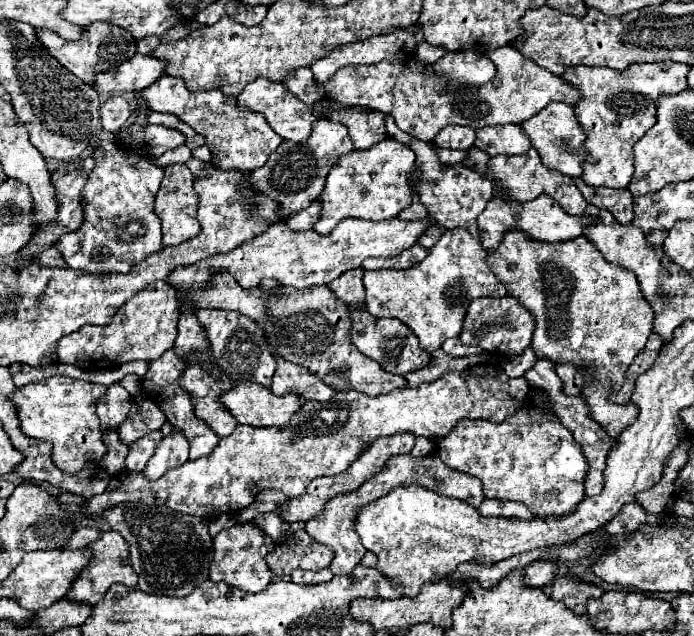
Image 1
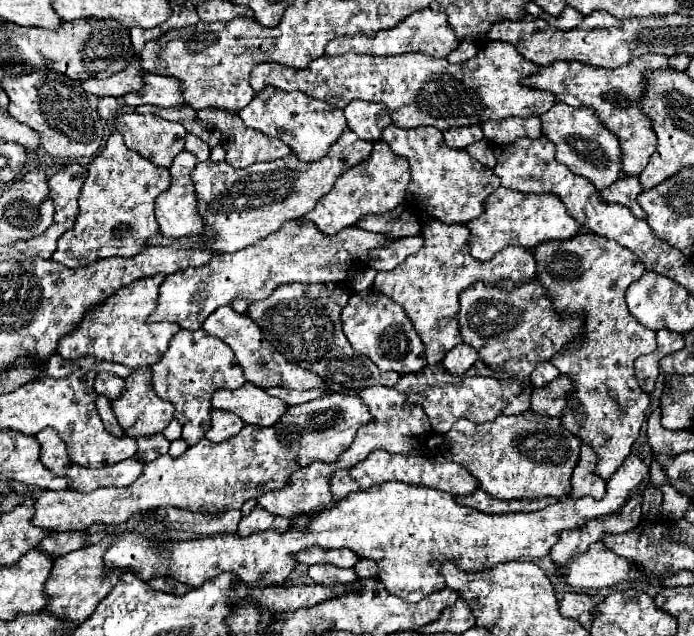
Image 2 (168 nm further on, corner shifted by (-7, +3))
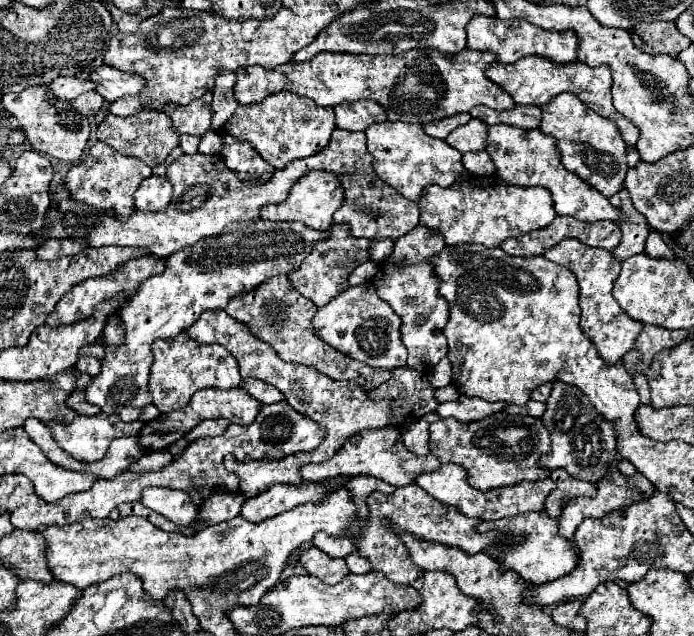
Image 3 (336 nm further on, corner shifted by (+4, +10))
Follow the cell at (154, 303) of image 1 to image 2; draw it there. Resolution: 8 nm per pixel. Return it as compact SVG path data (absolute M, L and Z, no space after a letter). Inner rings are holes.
M155 275L149 279L139 279L119 289L119 293L111 295L91 315L85 315L85 319L73 333L65 335L59 341L57 353L71 361L87 355L103 357L105 361L123 363L133 369L153 365L159 357L163 357L171 337L181 329L177 323L149 323L149 315L157 307L159 285L163 279L165 279L163 275Z

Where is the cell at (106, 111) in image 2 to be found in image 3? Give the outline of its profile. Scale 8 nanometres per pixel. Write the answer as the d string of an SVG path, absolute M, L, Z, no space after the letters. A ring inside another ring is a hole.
M92 90L92 92L86 92L86 94L78 96L78 98L72 102L72 106L74 106L76 112L80 112L80 114L84 114L84 116L94 116L94 114L100 112L102 102L104 102L102 96L100 96L96 90Z

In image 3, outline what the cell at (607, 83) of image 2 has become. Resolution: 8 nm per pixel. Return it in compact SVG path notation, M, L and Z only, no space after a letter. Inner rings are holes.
M526 56L526 58L520 58L518 62L512 62L512 64L494 62L494 64L488 66L486 76L494 84L498 84L502 90L506 90L516 104L522 104L522 106L542 106L542 104L548 104L554 96L558 96L562 92L572 92L590 110L594 110L596 114L612 120L620 128L622 138L626 140L628 146L636 146L636 140L638 140L638 134L640 134L638 128L632 122L624 120L624 116L620 116L620 112L616 112L616 108L612 106L612 94L610 94L612 72L610 72L608 66L590 68L590 66L582 64L582 62L554 64L552 60L544 60L540 56Z

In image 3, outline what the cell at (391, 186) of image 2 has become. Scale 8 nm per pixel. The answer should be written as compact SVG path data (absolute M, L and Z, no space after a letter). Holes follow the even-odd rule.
M312 170L306 176L302 176L290 190L290 196L280 204L266 204L260 208L260 220L298 220L314 230L328 230L332 226L332 214L342 206L344 202L344 188L340 184L340 178L332 172L320 172Z

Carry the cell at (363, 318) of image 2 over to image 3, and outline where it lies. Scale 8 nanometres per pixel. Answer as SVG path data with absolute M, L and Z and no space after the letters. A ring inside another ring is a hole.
M372 282L360 284L356 288L350 286L348 292L336 296L332 304L318 308L316 318L312 318L312 328L316 336L322 338L326 344L368 366L384 370L406 366L408 354L400 340L400 318L390 308L390 304L378 298Z

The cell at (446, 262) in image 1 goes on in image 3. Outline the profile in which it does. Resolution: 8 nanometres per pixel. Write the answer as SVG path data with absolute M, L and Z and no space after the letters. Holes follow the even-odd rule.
M416 226L412 232L394 242L392 256L402 260L402 266L394 266L392 262L382 264L380 276L374 282L378 296L402 318L400 334L402 344L408 350L408 368L414 368L420 374L428 374L446 356L446 338L442 330L448 322L448 302L438 294L438 278L428 264L428 258L438 254L444 246L446 244L440 234L426 226Z

